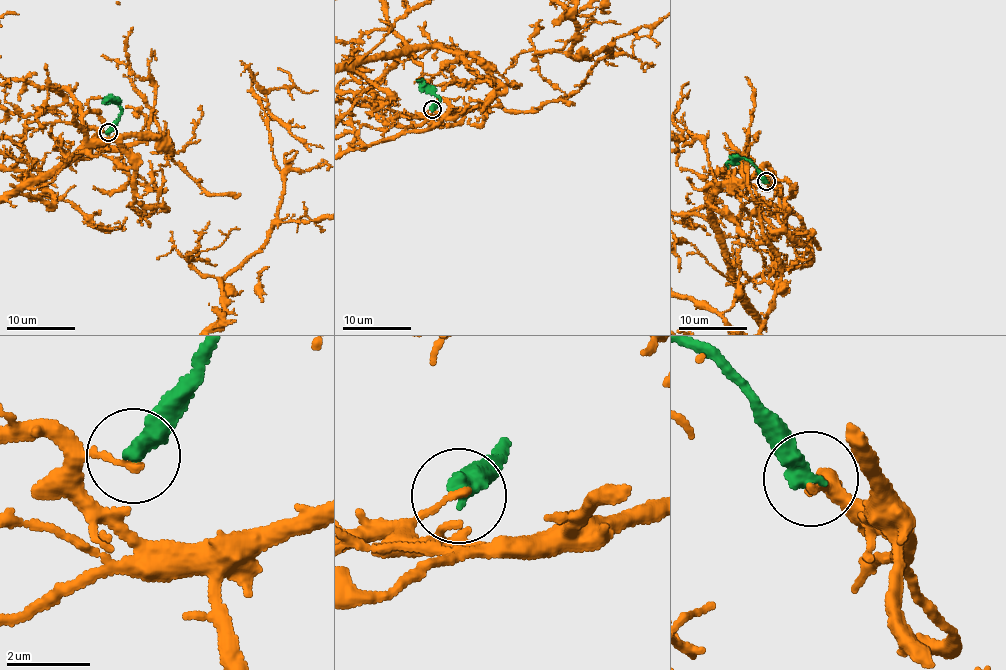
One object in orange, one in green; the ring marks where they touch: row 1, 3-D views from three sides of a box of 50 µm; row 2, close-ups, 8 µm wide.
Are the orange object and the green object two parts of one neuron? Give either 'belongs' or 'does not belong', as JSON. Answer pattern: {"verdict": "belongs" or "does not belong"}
{"verdict": "does not belong"}

